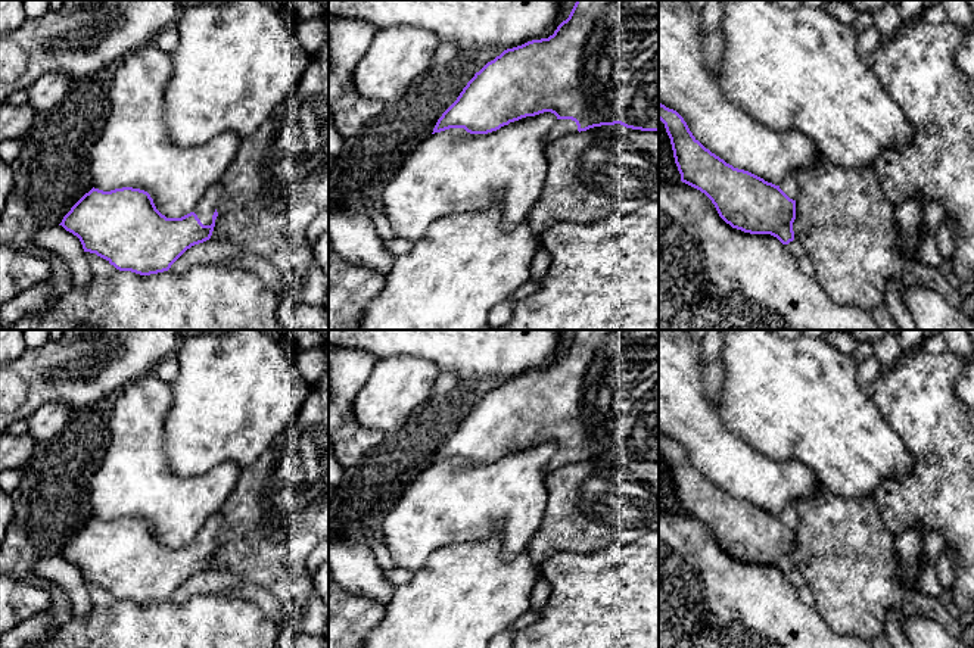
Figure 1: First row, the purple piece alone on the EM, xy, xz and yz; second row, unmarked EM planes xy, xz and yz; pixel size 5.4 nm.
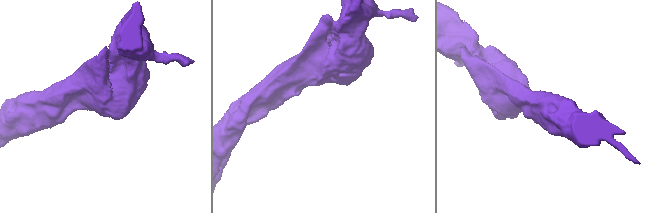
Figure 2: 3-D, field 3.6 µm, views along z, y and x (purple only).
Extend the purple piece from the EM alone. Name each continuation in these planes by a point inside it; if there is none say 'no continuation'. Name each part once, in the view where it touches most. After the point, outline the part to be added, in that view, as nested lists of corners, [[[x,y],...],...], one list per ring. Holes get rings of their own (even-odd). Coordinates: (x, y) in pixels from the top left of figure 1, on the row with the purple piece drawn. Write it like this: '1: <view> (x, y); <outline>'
1: xy (205, 208); [[[215,183],[208,189],[205,196],[200,199],[200,202],[195,208],[195,214],[200,219],[203,225],[211,225],[212,224],[212,215],[224,194],[224,184]]]

